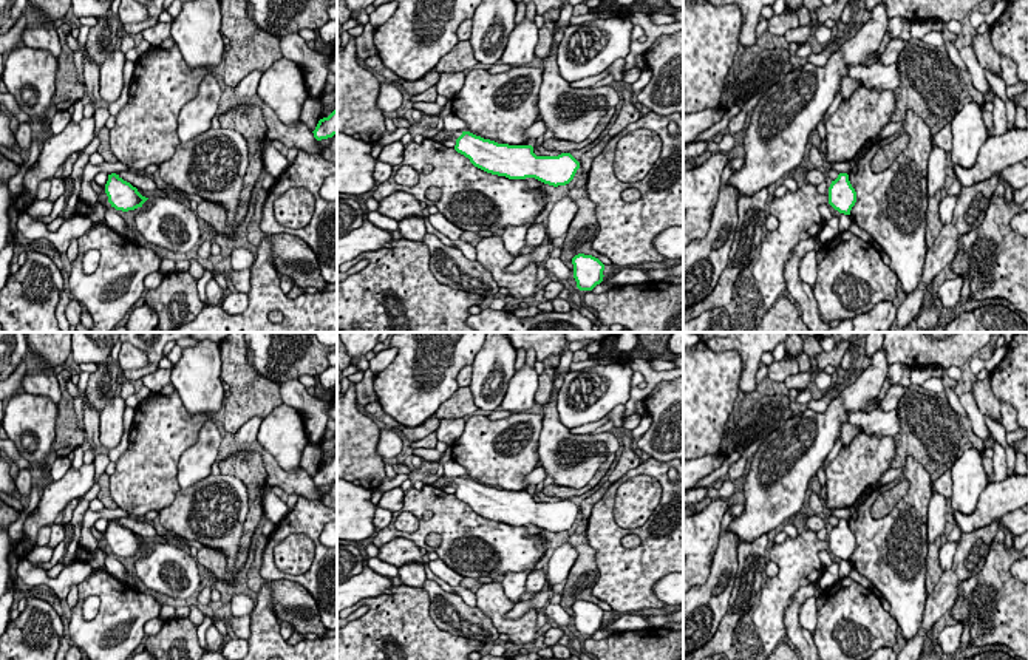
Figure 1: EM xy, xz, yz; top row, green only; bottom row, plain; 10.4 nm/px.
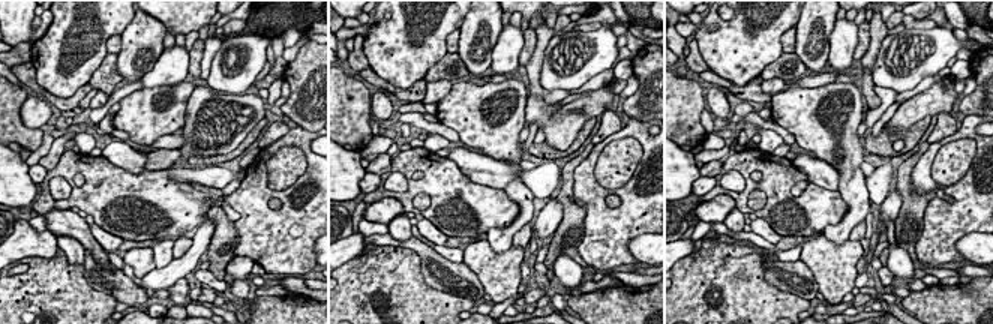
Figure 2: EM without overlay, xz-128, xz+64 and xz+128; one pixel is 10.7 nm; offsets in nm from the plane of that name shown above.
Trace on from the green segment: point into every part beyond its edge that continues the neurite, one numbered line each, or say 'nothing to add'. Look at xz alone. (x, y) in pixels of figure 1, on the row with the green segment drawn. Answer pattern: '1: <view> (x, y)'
1: xz (444, 133)

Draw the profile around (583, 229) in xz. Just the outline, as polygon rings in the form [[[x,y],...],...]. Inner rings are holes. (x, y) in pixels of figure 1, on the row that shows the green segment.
[[[587,187],[570,189],[567,193],[578,210],[574,216],[566,240],[561,249],[561,261],[567,266],[569,270],[574,270],[572,258],[578,253],[592,255],[598,258],[604,266],[612,264],[612,261],[592,249],[592,243],[597,238],[600,227],[595,218],[595,202],[587,196]]]

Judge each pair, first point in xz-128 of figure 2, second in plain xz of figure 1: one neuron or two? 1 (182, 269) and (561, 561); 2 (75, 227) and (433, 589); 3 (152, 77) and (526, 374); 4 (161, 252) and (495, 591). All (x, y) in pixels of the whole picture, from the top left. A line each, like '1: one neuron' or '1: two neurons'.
1: one neuron
2: two neurons
3: one neuron
4: two neurons

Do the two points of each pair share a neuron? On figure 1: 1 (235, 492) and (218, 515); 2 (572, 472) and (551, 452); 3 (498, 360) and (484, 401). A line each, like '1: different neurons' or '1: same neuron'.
1: same neuron
2: same neuron
3: same neuron

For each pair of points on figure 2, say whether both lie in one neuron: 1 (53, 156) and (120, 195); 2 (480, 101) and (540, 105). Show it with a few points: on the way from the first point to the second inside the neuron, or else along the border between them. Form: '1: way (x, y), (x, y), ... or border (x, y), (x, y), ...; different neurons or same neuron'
1: border (65, 150), (59, 161), (47, 171); different neurons
2: border (528, 89), (525, 123); different neurons

